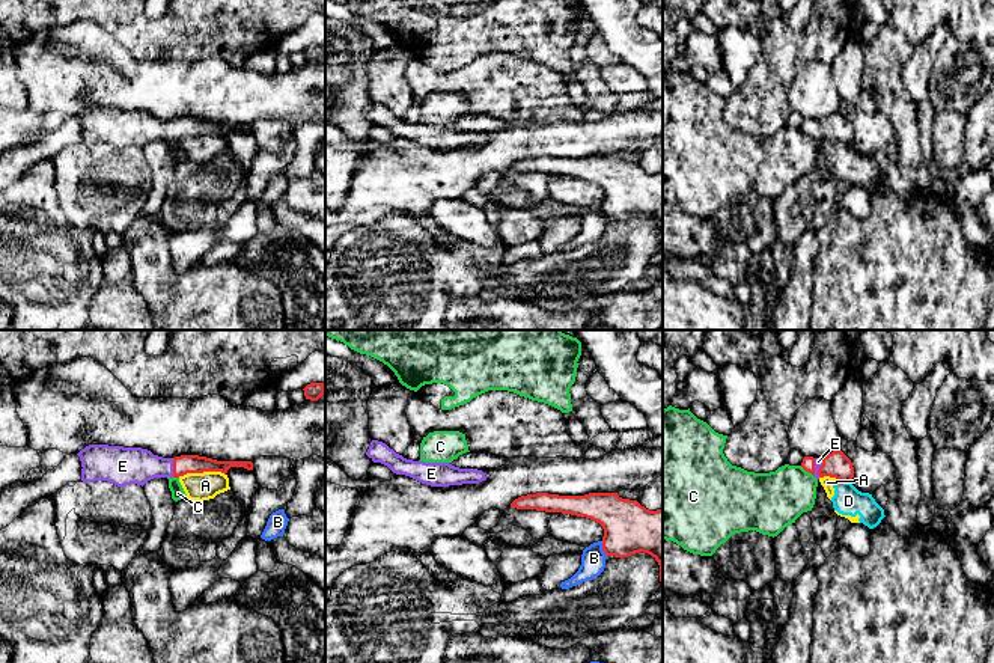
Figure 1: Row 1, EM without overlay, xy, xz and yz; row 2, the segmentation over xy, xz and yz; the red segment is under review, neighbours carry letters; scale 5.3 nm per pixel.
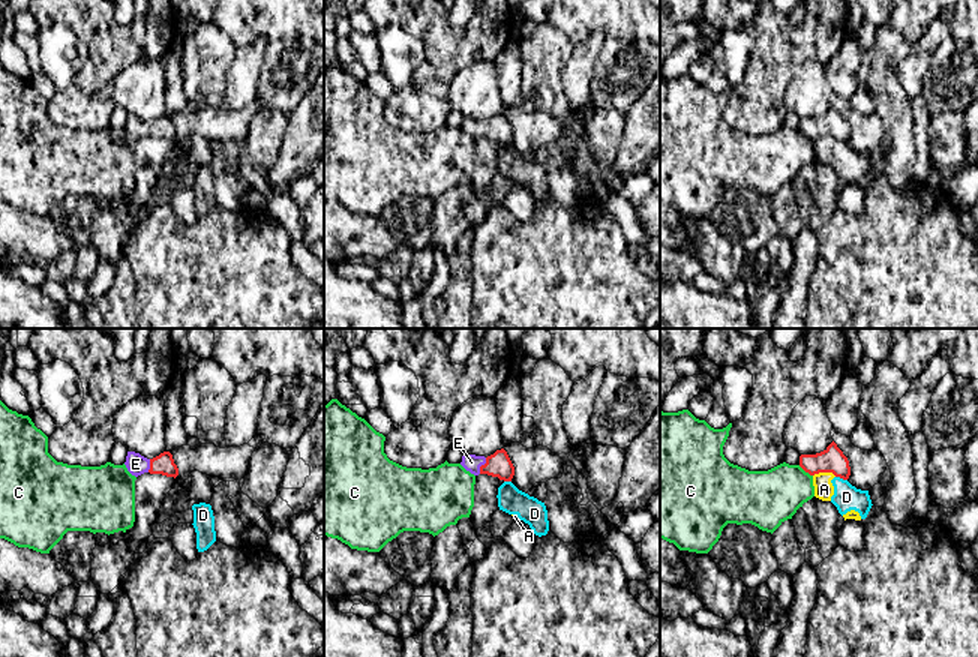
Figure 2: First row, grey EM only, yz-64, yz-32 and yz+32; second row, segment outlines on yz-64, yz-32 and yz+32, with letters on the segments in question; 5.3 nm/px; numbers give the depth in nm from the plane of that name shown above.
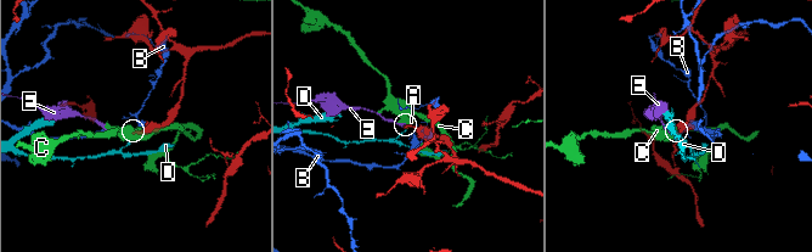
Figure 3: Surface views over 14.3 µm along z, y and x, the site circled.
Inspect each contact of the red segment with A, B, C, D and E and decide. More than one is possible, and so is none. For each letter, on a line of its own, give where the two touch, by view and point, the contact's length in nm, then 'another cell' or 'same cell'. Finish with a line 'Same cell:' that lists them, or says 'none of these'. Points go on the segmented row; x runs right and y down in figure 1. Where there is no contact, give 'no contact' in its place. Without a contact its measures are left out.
A: xy (201, 472) | 260 nm | another cell
B: xz (603, 549) | 90 nm | another cell
C: yz (808, 470) | 100 nm | another cell
D: yz (844, 479) | 80 nm | another cell
E: xy (173, 467) | 100 nm | same cell
Same cell: E

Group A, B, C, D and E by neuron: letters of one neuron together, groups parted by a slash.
A D / B / C / E

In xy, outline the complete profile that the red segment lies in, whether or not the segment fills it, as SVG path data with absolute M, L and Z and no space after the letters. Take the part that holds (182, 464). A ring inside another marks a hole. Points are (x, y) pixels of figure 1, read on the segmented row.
M89 445L78 454L81 481L107 481L117 487L145 485L154 478L179 478L187 473L221 472L230 467L253 470L252 461L217 461L199 455L163 458L142 448Z

